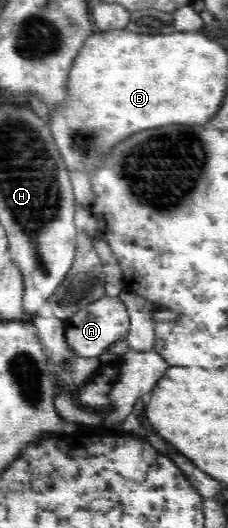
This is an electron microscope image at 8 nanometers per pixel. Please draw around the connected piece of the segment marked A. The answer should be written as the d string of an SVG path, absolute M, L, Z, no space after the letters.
M107 295L82 307L82 310L64 321L66 338L70 346L77 351L78 356L84 358L94 358L104 354L116 340L127 338L130 330L130 317L126 305L118 297L111 298Z

